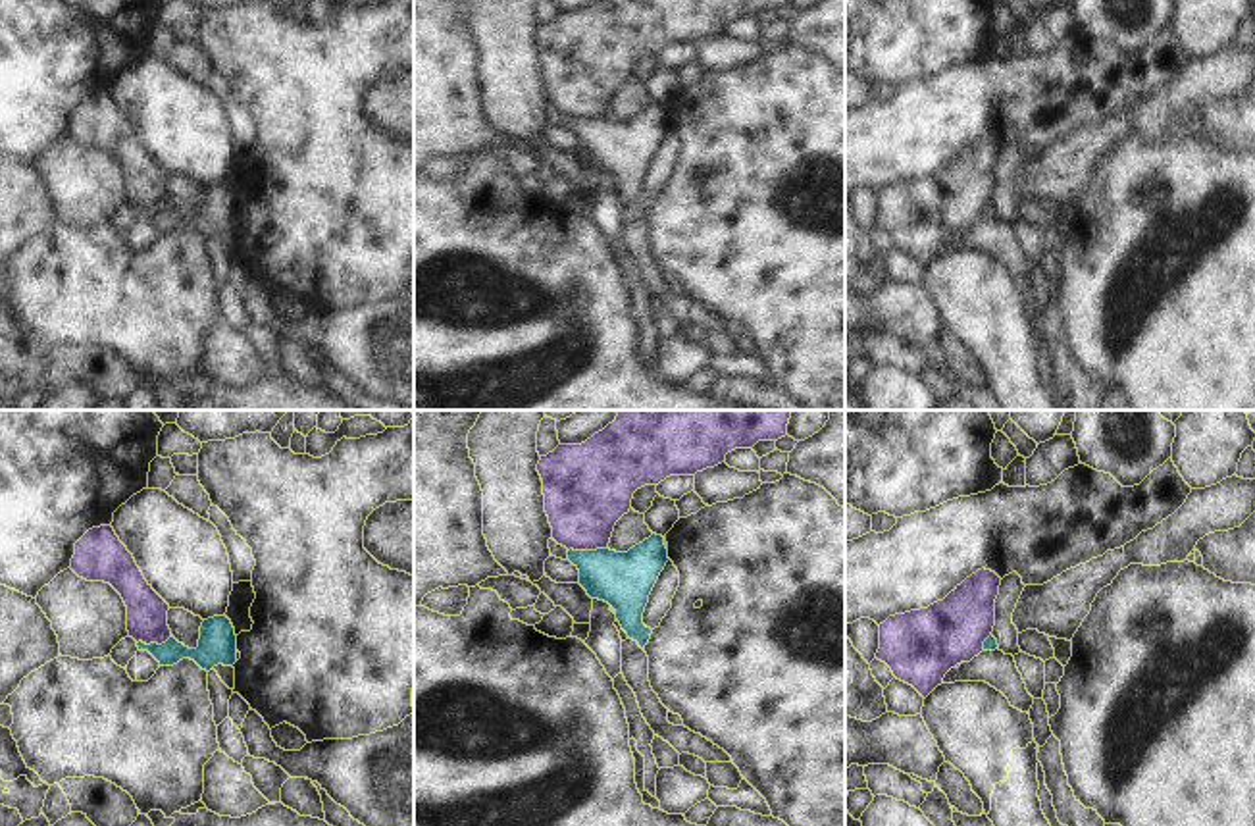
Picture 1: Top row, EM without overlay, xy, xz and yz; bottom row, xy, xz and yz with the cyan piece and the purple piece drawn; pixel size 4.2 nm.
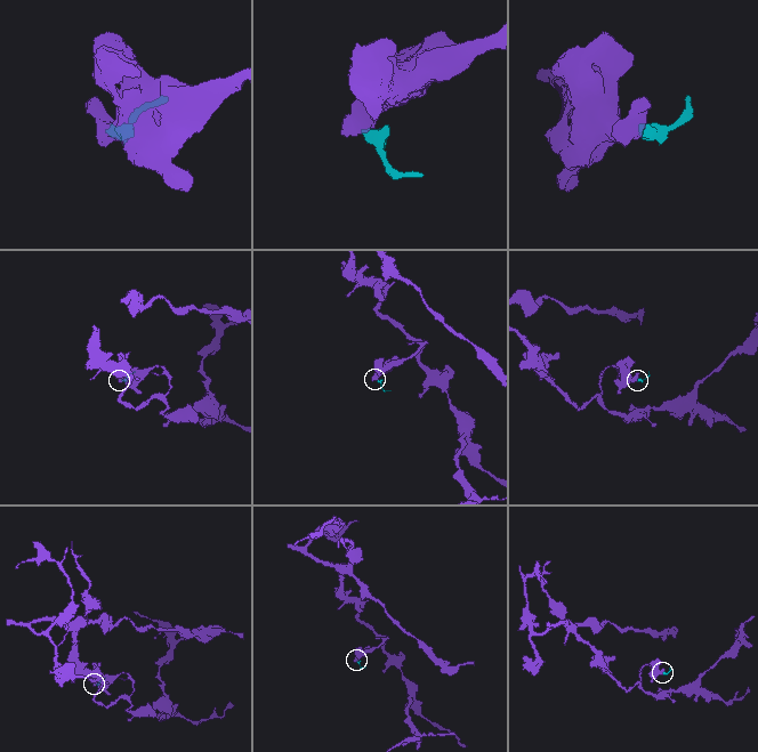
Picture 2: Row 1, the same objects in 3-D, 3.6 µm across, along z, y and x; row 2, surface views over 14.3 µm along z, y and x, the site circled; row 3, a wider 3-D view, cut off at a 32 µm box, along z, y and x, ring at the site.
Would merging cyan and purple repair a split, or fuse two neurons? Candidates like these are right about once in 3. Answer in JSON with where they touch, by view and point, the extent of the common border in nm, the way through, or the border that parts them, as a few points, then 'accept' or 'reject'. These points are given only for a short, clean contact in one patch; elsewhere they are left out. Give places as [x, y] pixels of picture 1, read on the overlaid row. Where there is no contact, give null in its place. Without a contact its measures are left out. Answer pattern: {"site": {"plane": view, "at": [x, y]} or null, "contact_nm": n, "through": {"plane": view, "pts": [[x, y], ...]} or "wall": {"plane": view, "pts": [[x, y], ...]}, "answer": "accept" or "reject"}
{"site": {"plane": "xz", "at": [588, 551]}, "contact_nm": 170, "wall": {"plane": "xz", "pts": [[607, 547], [568, 551]]}, "answer": "reject"}

